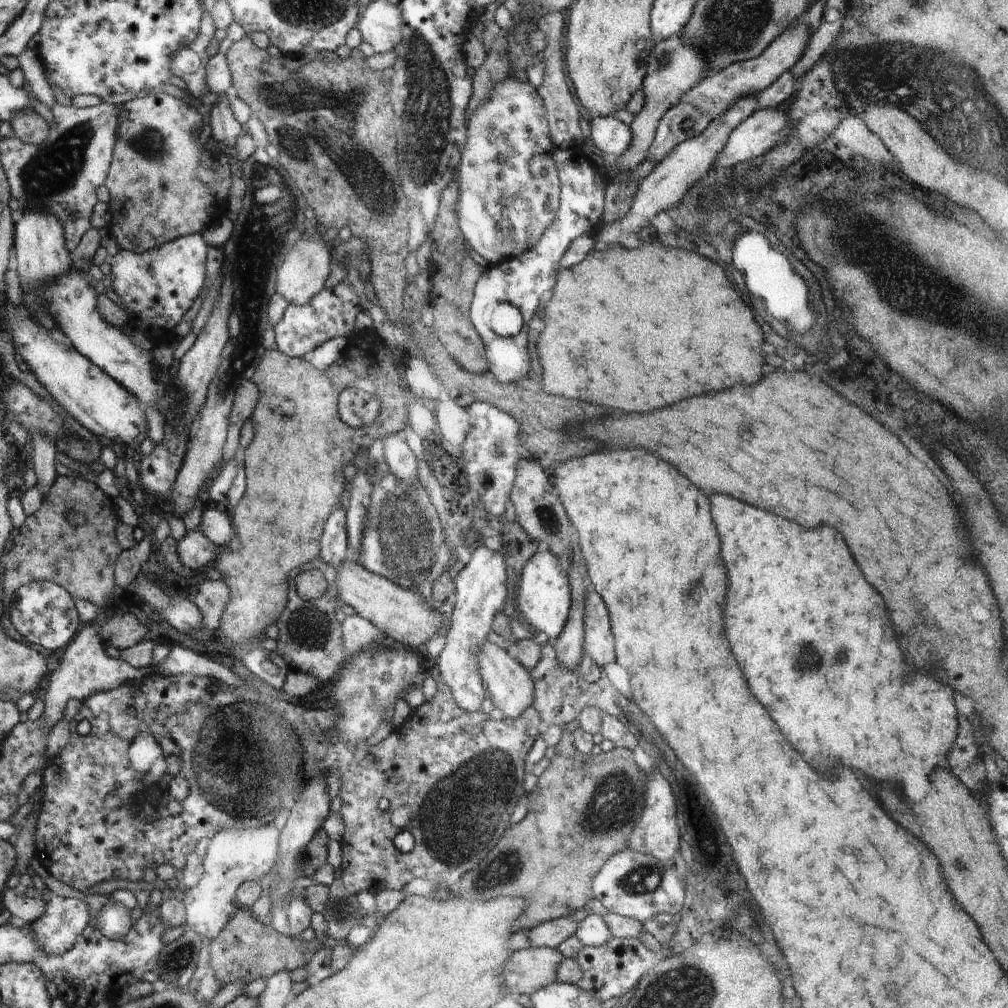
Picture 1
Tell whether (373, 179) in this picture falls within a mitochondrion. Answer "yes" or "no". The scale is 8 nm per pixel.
yes

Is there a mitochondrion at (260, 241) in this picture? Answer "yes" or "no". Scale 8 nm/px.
yes

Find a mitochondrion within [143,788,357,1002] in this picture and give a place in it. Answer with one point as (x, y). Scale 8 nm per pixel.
(182, 957)

